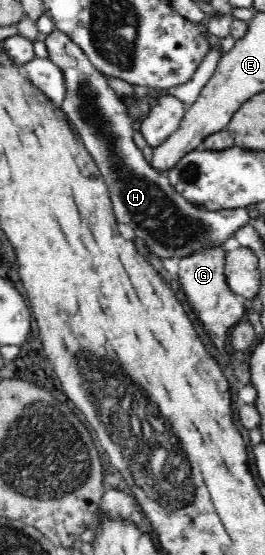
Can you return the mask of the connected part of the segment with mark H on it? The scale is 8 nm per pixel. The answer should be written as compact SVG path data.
M55 27L46 36L49 58L65 75L66 94L61 111L81 134L87 150L105 176L117 220L129 226L159 259L187 258L201 250L221 248L235 232L249 223L247 208L207 211L191 204L169 182L168 176L151 168L133 141L133 129L118 94L107 84L87 53L69 34Z

